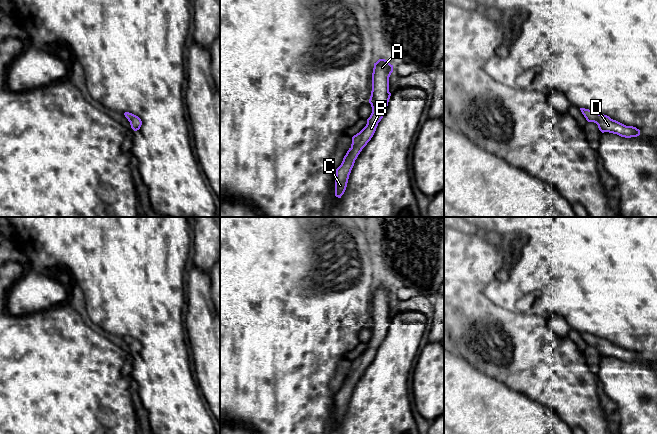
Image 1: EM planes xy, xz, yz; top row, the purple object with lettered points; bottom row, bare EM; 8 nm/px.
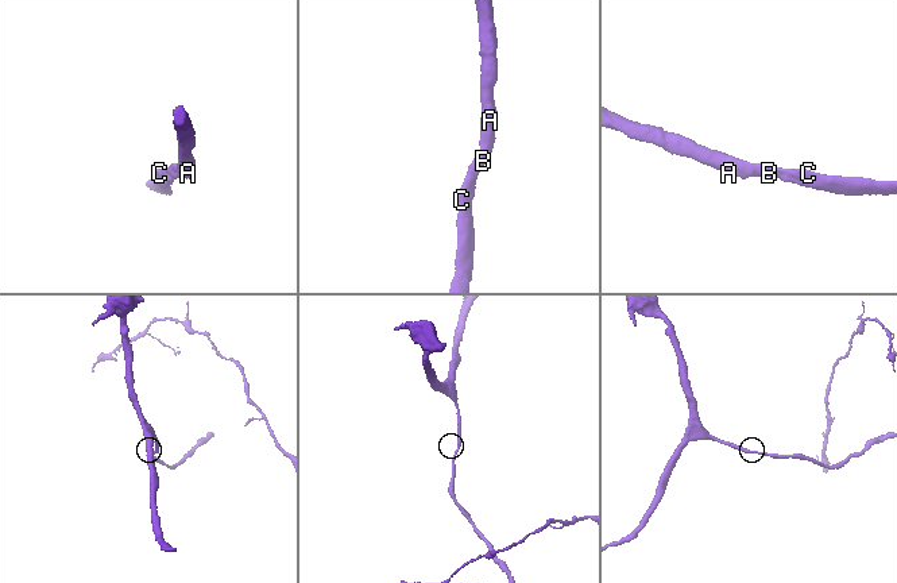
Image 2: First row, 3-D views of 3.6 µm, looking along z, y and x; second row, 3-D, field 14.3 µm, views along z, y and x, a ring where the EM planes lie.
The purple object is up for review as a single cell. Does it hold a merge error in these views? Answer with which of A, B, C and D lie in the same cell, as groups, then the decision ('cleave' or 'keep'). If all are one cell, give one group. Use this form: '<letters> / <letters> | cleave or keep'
A B C D | keep

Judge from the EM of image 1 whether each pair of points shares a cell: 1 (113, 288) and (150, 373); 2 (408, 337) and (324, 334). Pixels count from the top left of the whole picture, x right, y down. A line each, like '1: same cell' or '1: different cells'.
1: same cell
2: different cells

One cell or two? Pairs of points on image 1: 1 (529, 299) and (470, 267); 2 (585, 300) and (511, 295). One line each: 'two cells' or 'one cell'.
1: two cells
2: one cell

